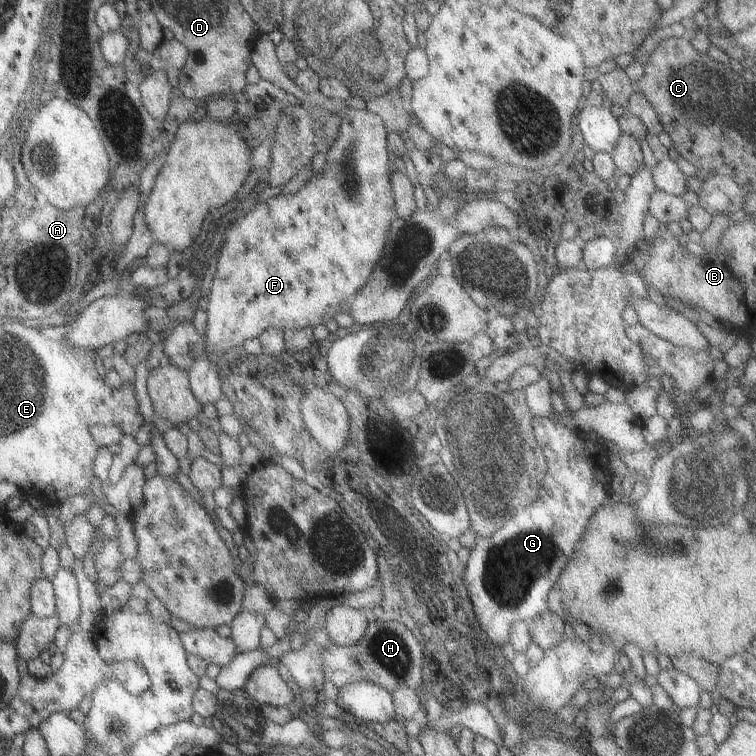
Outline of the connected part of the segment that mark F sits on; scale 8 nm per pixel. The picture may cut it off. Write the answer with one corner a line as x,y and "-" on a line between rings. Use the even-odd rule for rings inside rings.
348,106
341,115
335,140
325,151
323,172
313,176
295,193
278,194
253,205
223,228
223,246
205,298
207,318
202,334
203,352
193,356
191,366
186,370
189,390
201,406
214,405
222,395
217,364
213,362
223,352
259,336
265,328
296,331
313,328
316,324
325,325
340,313
340,303
345,304
365,286
373,266
381,258
389,222
396,216
391,206
393,199
389,182
395,166
386,150
386,136
379,116
367,112
367,109

